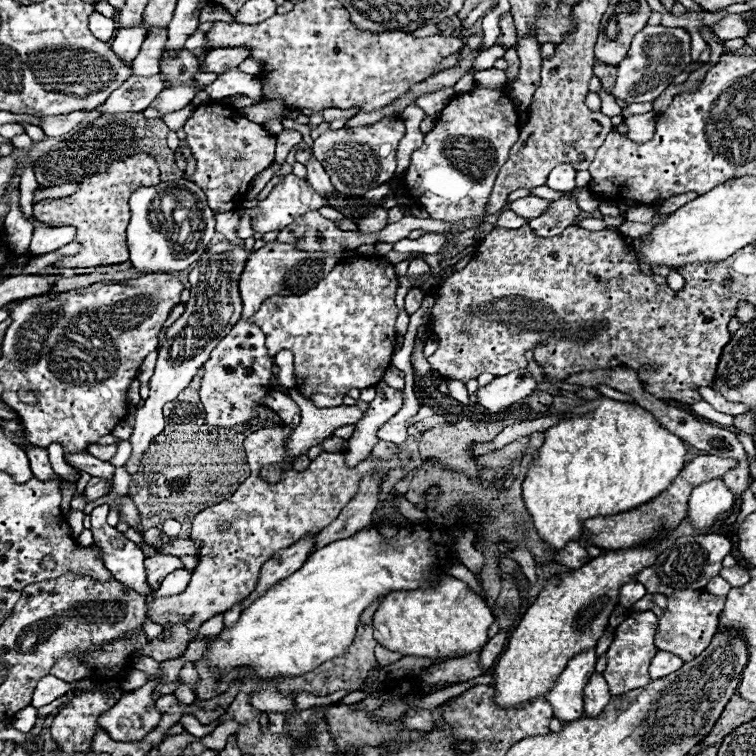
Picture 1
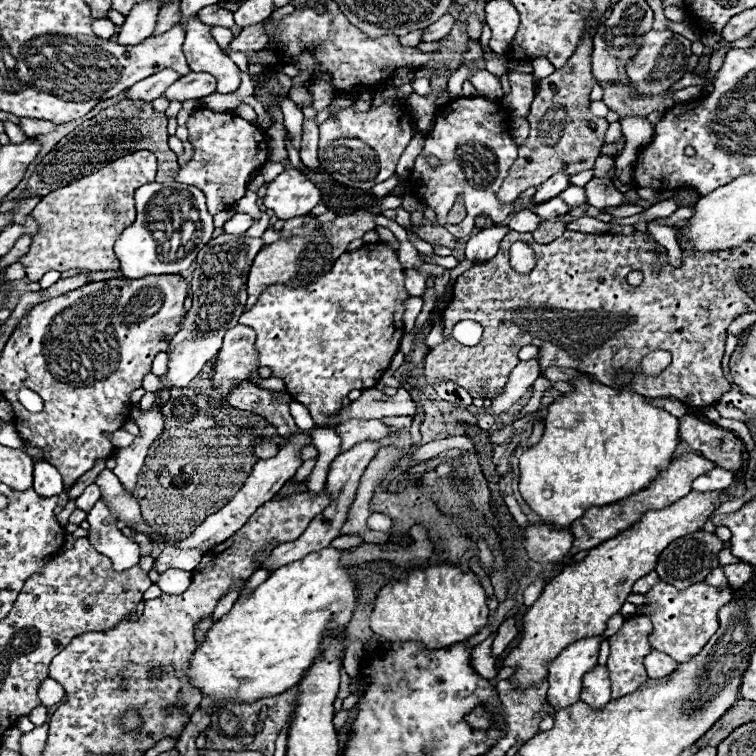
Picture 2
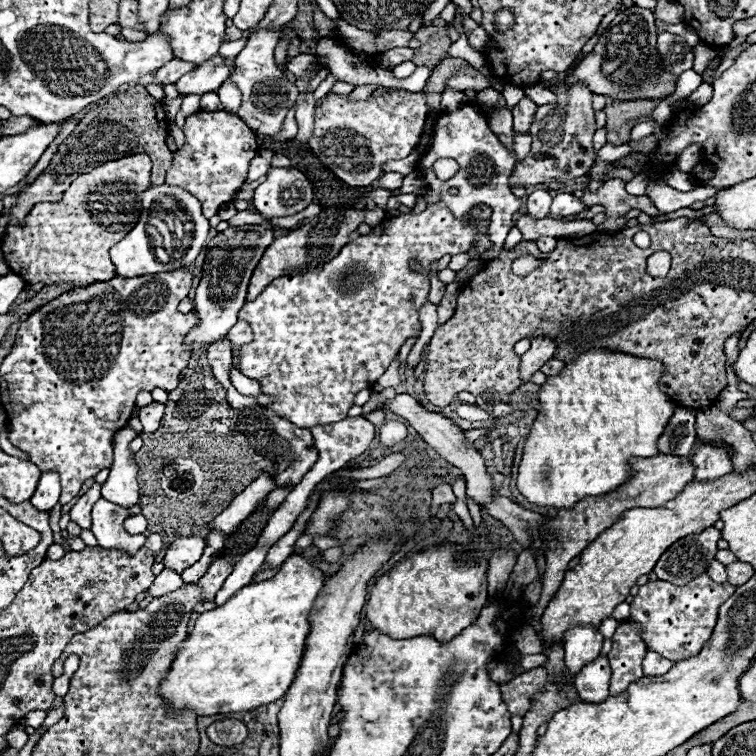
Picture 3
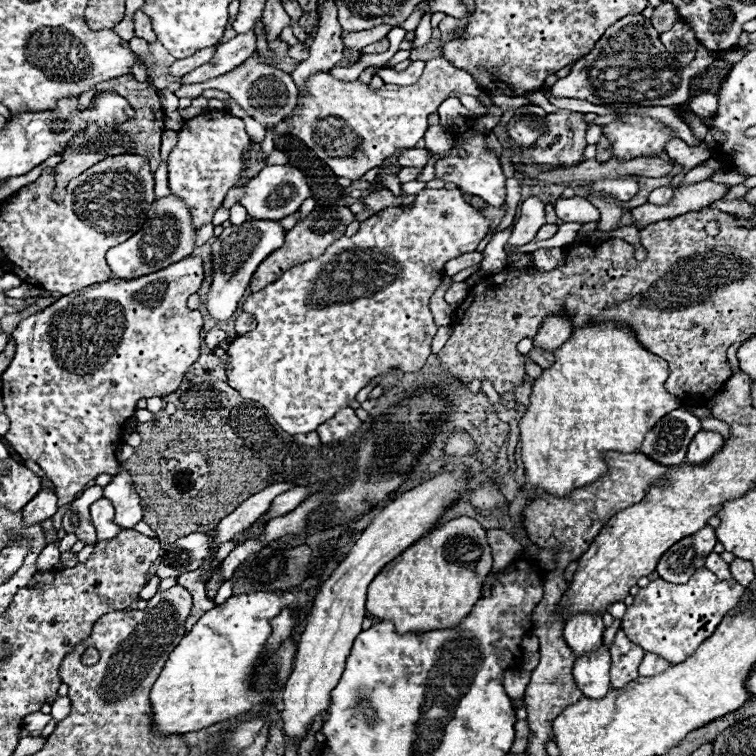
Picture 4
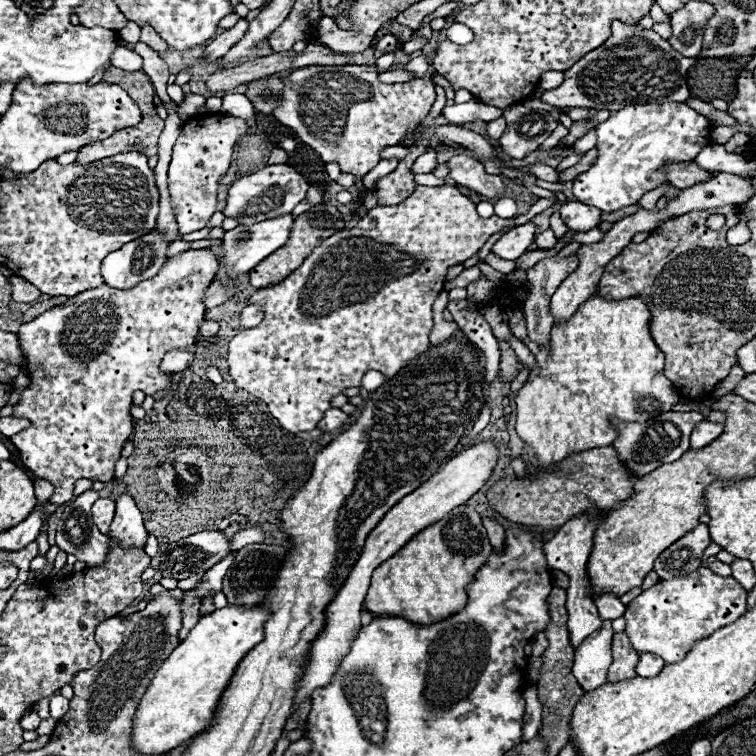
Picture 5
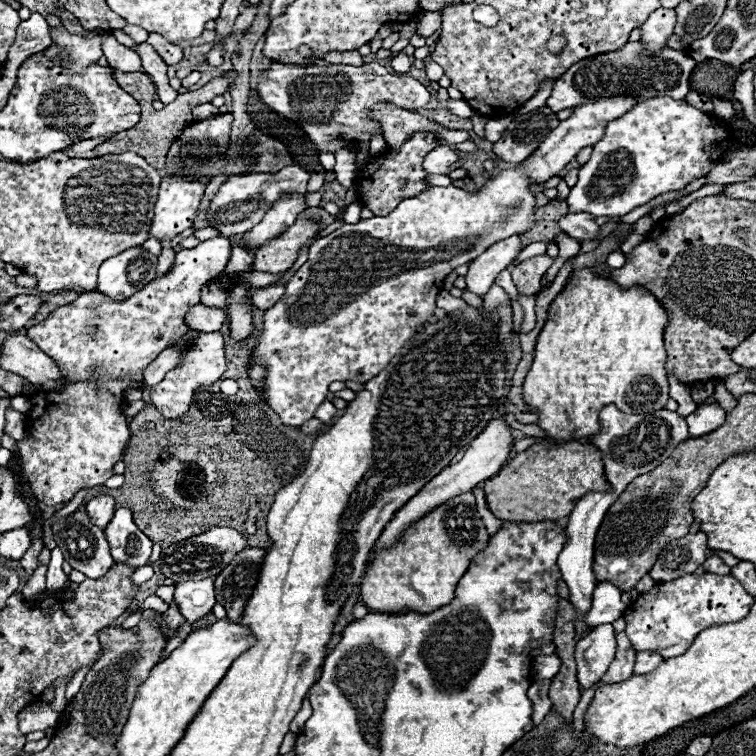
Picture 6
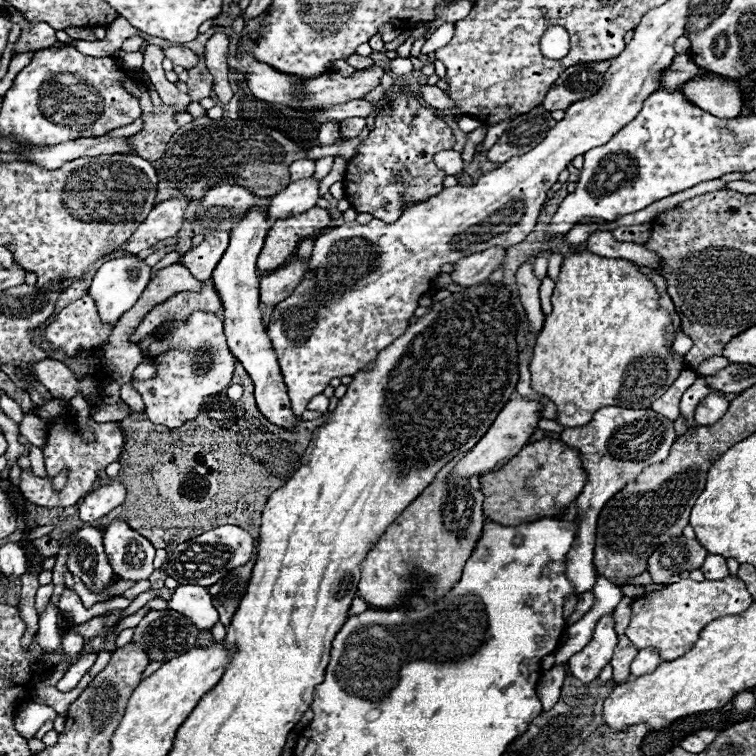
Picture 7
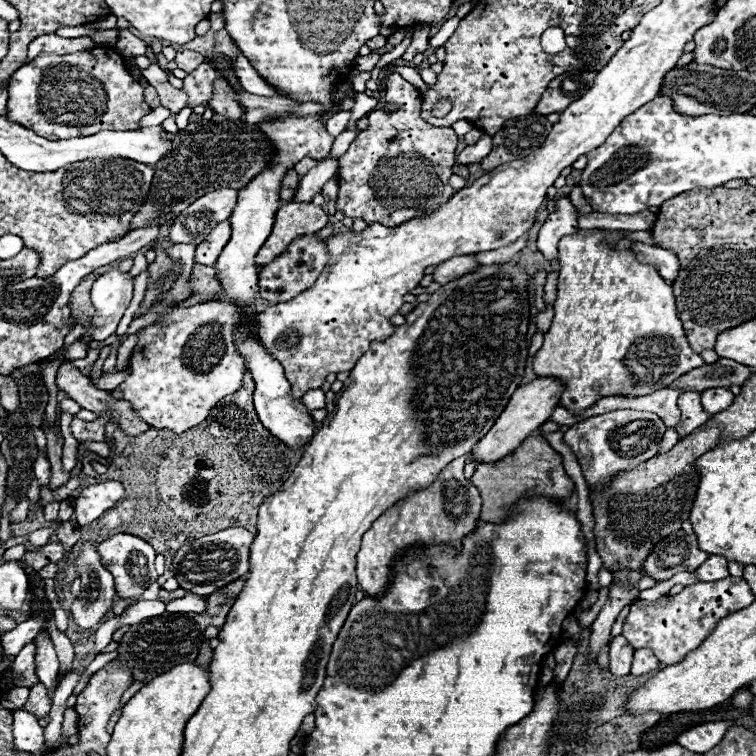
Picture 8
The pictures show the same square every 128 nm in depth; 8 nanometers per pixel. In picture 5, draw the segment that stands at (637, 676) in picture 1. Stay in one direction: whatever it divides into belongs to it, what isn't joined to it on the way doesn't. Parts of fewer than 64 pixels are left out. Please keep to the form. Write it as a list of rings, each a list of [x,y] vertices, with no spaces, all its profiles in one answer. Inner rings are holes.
[[[624,632],[614,634],[612,640],[612,650],[614,650],[614,662],[608,670],[608,682],[620,682],[636,676],[636,664],[640,654],[630,646],[630,640],[626,638]]]

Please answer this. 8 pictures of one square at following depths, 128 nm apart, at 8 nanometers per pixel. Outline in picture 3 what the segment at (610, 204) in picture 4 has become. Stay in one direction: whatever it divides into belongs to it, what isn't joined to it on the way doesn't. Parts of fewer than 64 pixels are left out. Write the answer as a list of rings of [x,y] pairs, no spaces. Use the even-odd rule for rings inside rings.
[[[612,178],[608,182],[604,182],[596,192],[584,190],[584,196],[580,198],[586,206],[604,206],[604,214],[606,220],[598,226],[602,232],[618,232],[626,226],[626,212],[638,208],[642,212],[653,217],[656,215],[663,215],[650,202],[648,196],[628,196],[624,190],[624,182],[620,178]]]

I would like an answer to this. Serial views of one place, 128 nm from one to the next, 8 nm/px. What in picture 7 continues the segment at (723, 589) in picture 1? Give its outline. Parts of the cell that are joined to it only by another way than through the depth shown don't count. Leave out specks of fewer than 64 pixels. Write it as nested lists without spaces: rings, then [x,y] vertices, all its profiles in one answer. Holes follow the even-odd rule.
[[[708,554],[704,564],[702,564],[702,574],[710,580],[714,578],[726,578],[728,576],[728,568],[726,568],[726,558],[718,556],[718,554]]]

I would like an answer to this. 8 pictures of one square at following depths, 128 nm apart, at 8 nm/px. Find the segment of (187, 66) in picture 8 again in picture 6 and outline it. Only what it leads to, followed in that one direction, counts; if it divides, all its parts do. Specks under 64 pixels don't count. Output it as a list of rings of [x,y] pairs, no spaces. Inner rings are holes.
[[[148,34],[148,40],[146,42],[154,46],[154,50],[162,56],[162,60],[166,64],[178,64],[184,58],[184,52],[182,52],[180,46],[166,42],[166,38],[162,38],[158,34]]]

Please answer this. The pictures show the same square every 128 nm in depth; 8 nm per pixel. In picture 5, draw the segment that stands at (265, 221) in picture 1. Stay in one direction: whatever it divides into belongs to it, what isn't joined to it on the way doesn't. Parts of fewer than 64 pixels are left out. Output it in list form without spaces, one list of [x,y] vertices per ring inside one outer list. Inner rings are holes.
[[[272,164],[250,176],[238,178],[226,194],[226,206],[222,212],[226,218],[236,218],[240,226],[252,226],[256,222],[276,218],[278,214],[290,214],[294,206],[306,198],[308,188],[310,184],[306,182],[306,178],[298,174],[292,166]]]

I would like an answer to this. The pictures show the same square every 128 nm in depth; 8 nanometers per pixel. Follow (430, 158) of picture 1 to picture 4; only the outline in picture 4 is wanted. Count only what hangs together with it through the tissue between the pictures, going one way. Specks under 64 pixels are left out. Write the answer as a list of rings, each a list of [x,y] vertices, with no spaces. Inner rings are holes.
[[[466,132],[458,134],[456,140],[454,140],[454,146],[452,146],[452,154],[444,160],[438,160],[436,162],[436,178],[442,178],[444,182],[454,182],[458,184],[458,188],[464,192],[464,194],[472,194],[472,196],[480,196],[484,202],[488,202],[490,206],[496,206],[500,208],[506,200],[506,176],[500,168],[500,162],[494,154],[490,154],[486,148],[484,148],[484,134],[478,134],[478,136],[472,136],[464,146],[462,146],[462,154],[456,154],[454,148],[458,146],[460,138],[464,136]],[[502,230],[498,234],[492,236],[490,244],[486,246],[486,250],[482,252],[484,254],[484,260],[482,260],[482,270],[486,274],[496,274],[498,270],[502,270],[506,266],[506,252],[504,252],[504,244],[506,244],[506,238],[512,234],[512,230]]]

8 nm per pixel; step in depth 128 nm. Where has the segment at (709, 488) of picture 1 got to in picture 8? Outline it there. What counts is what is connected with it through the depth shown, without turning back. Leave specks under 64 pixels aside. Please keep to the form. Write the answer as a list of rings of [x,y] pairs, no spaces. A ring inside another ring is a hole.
[[[708,388],[702,392],[702,408],[708,414],[718,414],[734,402],[734,394],[728,388]]]

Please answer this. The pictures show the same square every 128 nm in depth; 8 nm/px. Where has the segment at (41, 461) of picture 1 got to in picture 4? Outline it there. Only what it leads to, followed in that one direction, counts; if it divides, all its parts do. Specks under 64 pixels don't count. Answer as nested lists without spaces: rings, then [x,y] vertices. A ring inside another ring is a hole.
[[[42,490],[36,494],[34,500],[30,500],[24,510],[22,510],[22,522],[24,526],[32,526],[32,524],[40,524],[48,518],[52,518],[58,510],[56,504],[56,494],[50,490]]]

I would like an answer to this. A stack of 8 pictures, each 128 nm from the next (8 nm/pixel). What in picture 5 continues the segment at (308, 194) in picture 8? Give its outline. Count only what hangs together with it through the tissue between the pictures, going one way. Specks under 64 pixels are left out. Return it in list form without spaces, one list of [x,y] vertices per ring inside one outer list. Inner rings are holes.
[[[284,214],[266,222],[258,222],[254,226],[236,226],[234,230],[228,230],[222,238],[222,260],[228,266],[228,278],[236,280],[240,274],[252,270],[258,262],[262,262],[262,258],[270,256],[274,250],[278,250],[278,246],[282,246],[288,236],[290,236],[290,228],[292,228],[292,214]]]

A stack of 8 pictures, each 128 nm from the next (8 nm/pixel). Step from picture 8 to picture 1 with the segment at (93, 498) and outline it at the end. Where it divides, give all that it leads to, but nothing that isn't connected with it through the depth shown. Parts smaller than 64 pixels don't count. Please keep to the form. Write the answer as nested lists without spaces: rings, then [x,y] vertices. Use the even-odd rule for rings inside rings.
[[[96,506],[90,514],[92,518],[92,536],[94,546],[100,548],[102,560],[106,568],[112,572],[114,578],[118,578],[122,584],[130,586],[132,590],[138,590],[138,594],[148,594],[146,574],[144,574],[144,556],[142,550],[124,538],[116,528],[108,526],[106,522],[108,506]]]

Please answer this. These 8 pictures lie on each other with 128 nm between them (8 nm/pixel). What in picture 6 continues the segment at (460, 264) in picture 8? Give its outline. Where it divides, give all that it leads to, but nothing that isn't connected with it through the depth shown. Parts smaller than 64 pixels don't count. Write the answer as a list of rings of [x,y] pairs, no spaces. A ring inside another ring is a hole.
[[[510,236],[502,242],[492,244],[484,254],[474,258],[470,262],[466,278],[466,290],[484,296],[488,288],[494,284],[496,276],[514,262],[518,252],[522,250],[520,246],[520,236]]]

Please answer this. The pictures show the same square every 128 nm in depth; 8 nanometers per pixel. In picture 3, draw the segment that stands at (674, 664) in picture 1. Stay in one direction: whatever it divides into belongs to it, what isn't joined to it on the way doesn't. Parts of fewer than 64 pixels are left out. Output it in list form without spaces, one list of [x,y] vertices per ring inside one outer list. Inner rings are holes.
[[[648,650],[642,666],[644,666],[644,676],[662,676],[674,666],[674,662],[670,662],[670,660],[662,658],[660,654],[654,654],[652,650]]]

